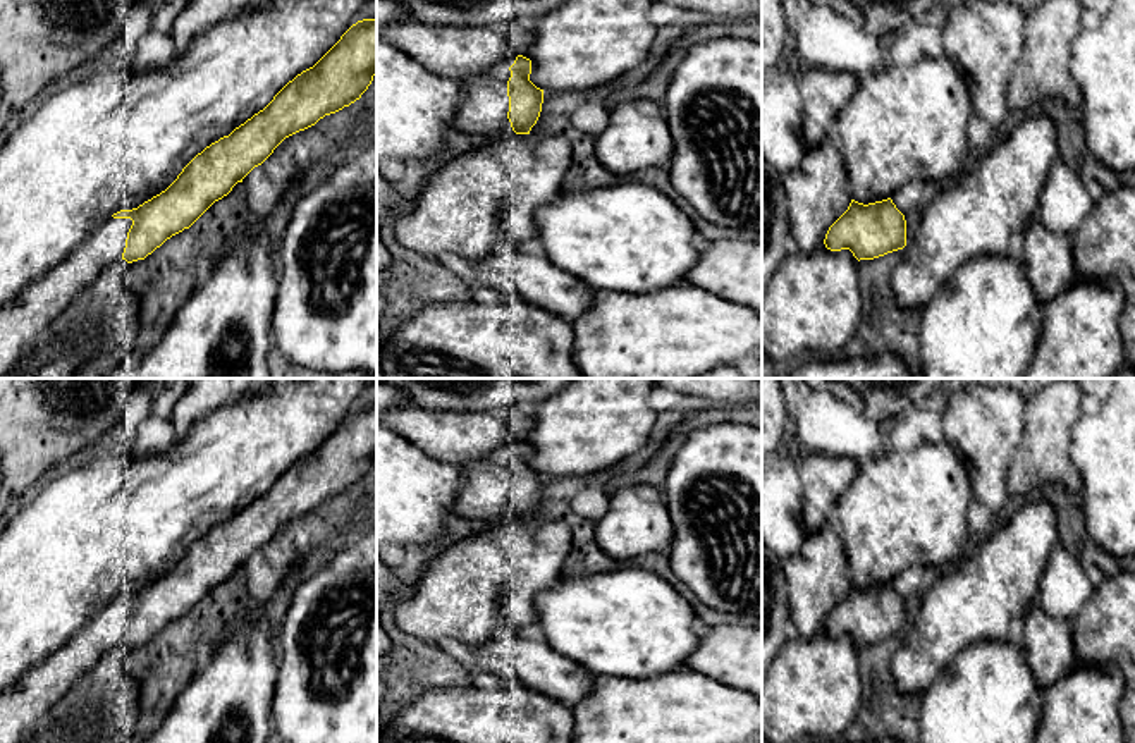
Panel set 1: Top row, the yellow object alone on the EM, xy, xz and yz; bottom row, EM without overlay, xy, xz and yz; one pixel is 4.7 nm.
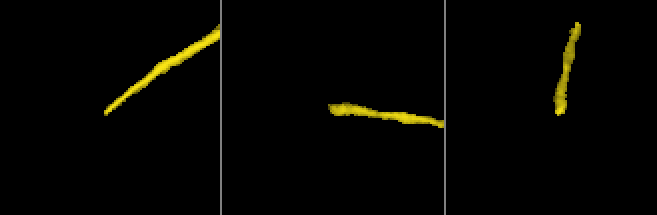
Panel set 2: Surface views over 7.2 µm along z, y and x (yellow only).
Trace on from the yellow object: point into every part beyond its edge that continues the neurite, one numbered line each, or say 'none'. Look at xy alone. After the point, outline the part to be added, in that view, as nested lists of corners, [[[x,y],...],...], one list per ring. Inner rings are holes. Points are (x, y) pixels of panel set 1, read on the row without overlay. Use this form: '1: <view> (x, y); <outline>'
1: xy (23, 706); [[[107,604],[55,654],[0,691],[0,743],[24,743],[100,657],[122,645],[131,604]]]

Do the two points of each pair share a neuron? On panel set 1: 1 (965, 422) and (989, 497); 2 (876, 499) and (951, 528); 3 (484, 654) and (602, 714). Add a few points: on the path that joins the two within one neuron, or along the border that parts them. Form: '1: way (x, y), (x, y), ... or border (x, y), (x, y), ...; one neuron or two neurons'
1: way (984, 441), (987, 478); one neuron
2: way (895, 508), (908, 508), (932, 528); one neuron
3: border (595, 676), (590, 688), (571, 707); two neurons

